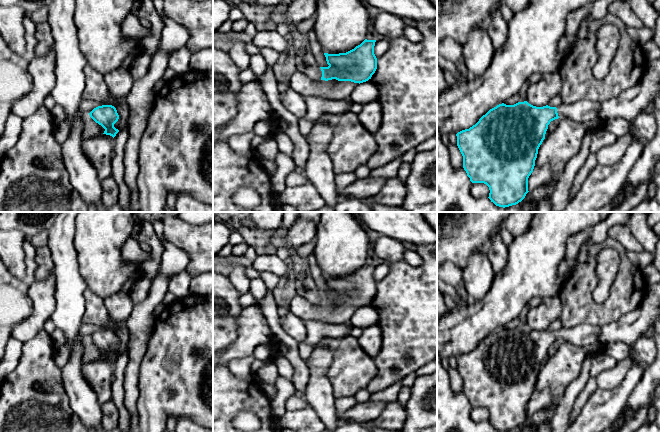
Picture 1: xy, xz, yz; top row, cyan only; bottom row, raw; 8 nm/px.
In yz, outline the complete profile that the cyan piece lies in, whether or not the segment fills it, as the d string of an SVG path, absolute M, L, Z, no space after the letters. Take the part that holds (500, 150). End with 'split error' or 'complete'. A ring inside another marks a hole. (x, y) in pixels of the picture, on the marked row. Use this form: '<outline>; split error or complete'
M661 59L647 61L641 80L633 87L625 90L619 96L608 99L602 103L590 100L578 100L574 103L561 104L558 108L548 105L536 107L527 101L518 102L514 105L504 103L490 109L479 121L469 129L462 130L456 134L457 146L463 156L463 168L472 183L484 183L489 187L489 199L496 206L509 207L521 202L528 191L528 178L533 172L538 149L545 139L548 125L559 117L566 117L579 123L588 123L593 120L608 120L622 117L631 122L652 101L661 94Z; split error

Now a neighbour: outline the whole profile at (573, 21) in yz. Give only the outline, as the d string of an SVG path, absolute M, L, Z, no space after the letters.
M583 6L570 12L566 18L566 32L567 35L576 35L581 22L590 15L590 6Z

